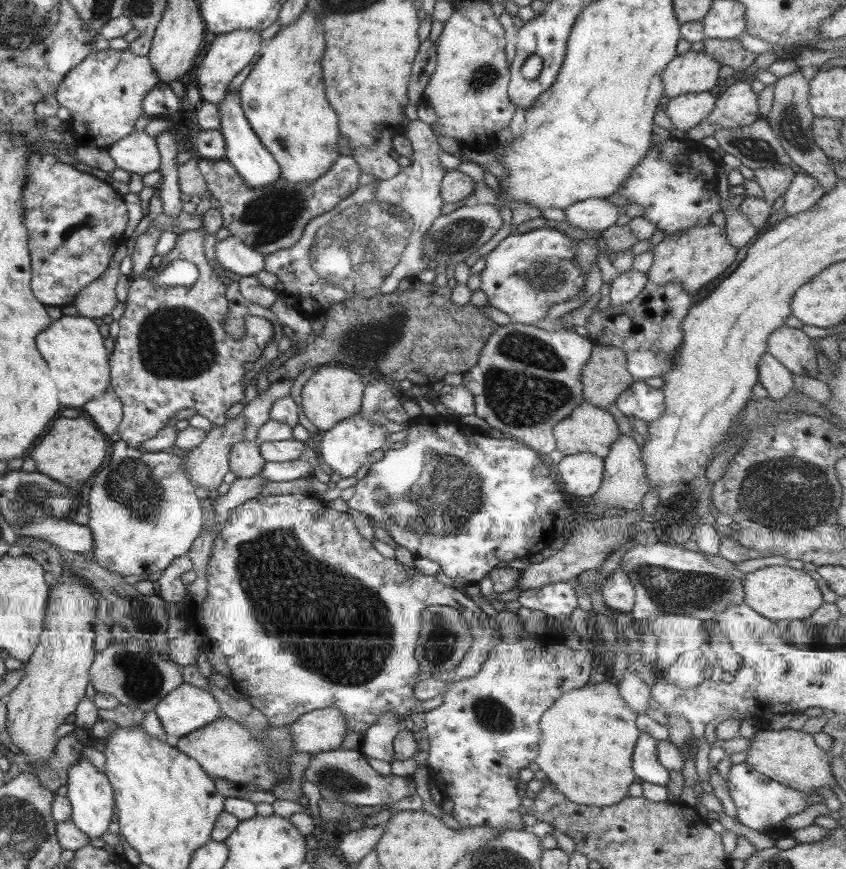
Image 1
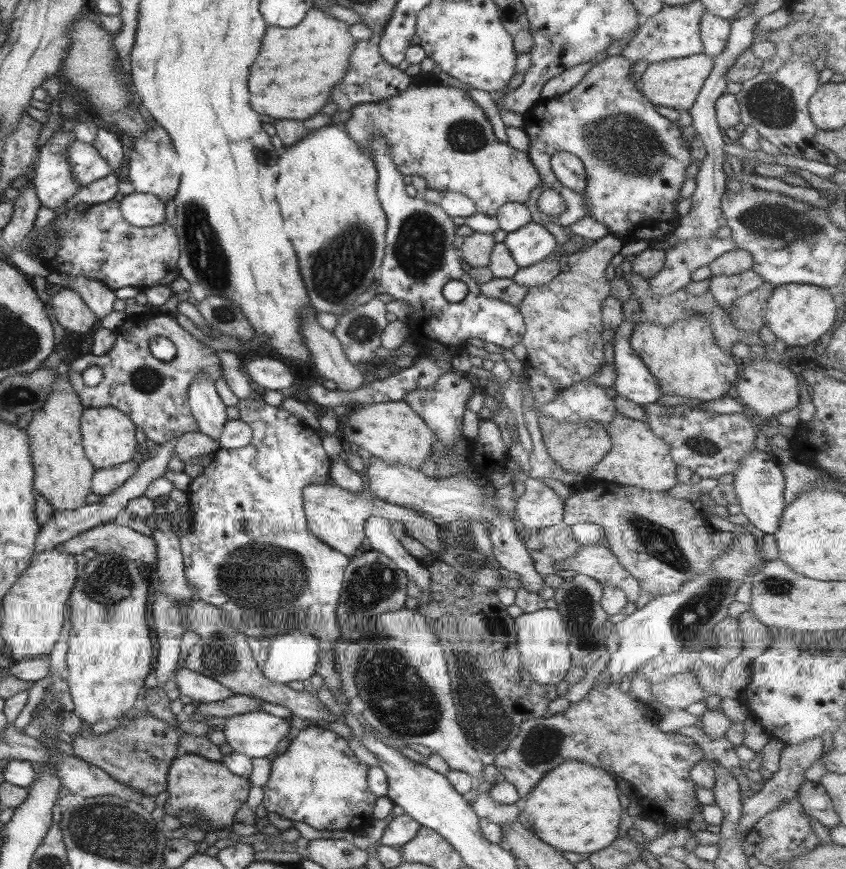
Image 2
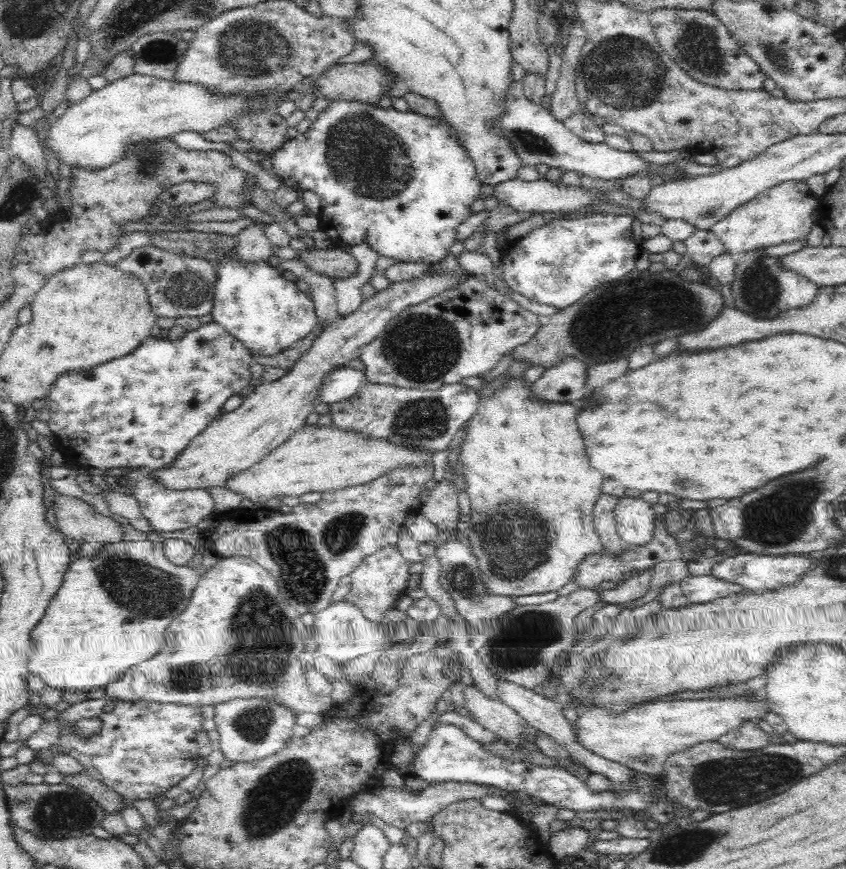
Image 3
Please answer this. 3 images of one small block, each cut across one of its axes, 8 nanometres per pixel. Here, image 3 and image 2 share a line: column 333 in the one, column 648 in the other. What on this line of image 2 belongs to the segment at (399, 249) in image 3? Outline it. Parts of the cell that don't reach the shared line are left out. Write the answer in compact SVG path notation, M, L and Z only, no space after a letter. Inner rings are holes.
M620 55L605 57L591 66L585 72L585 76L579 80L579 84L575 84L569 92L551 99L540 99L524 112L521 128L529 140L526 152L529 162L537 172L542 186L555 189L565 204L565 211L561 215L542 214L536 204L541 200L542 186L533 189L524 203L533 223L540 225L553 223L564 227L578 223L581 218L590 217L605 225L609 229L609 234L623 243L638 240L652 243L661 240L677 226L679 217L675 211L677 204L675 198L683 181L686 180L685 169L691 164L690 147L681 139L680 126L659 115L655 105L636 89L635 81L631 79L632 64L633 62L621 58ZM557 152L569 152L582 163L586 188L580 194L564 188L550 170L551 156Z

